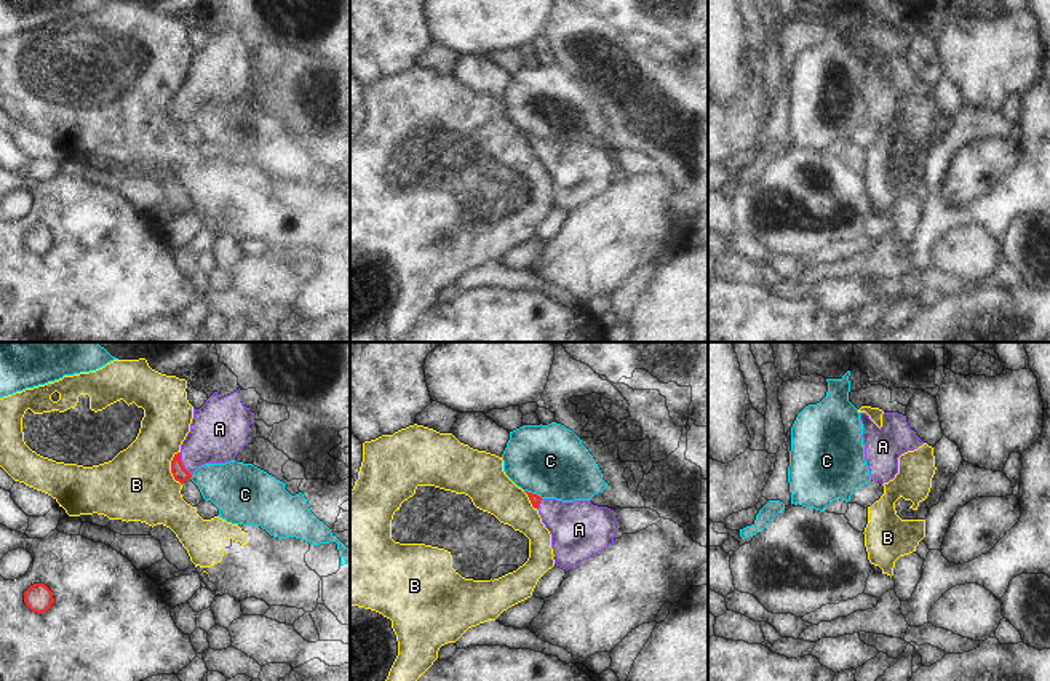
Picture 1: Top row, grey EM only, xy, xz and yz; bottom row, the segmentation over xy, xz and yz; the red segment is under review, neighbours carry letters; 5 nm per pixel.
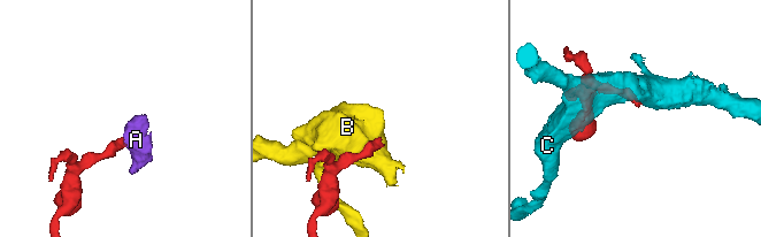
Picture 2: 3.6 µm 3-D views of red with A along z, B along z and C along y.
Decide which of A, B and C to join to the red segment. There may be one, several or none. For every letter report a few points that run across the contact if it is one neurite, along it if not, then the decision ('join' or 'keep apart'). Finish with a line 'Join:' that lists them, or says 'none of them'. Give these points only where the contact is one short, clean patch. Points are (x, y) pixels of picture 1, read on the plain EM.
A: line xy (178, 112), (181, 106), (218, 72); join
B: keep apart
C: line xy (192, 117), (189, 120); keep apart
Join: A

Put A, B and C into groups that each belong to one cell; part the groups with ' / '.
A / B / C

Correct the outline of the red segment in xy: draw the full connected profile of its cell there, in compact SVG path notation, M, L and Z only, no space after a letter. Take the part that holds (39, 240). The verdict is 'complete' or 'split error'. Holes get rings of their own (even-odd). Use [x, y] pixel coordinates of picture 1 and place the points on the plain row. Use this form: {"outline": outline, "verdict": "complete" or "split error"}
{"outline": "M34 225L24 233L24 245L32 254L43 256L54 245L53 233L45 225Z", "verdict": "complete"}

